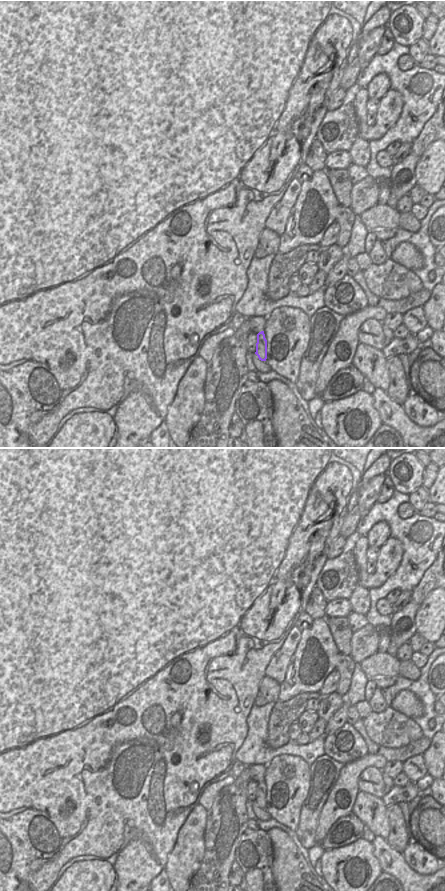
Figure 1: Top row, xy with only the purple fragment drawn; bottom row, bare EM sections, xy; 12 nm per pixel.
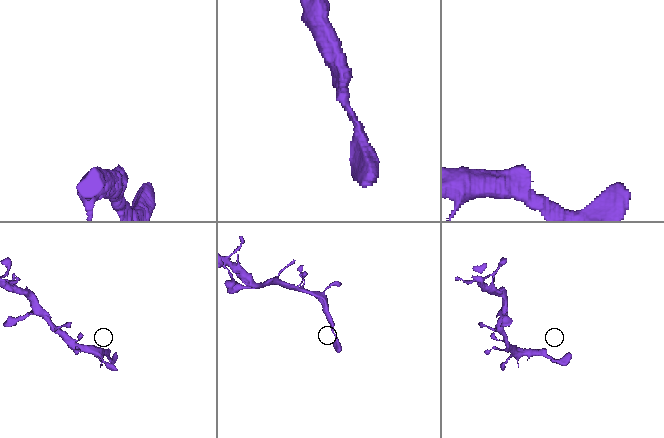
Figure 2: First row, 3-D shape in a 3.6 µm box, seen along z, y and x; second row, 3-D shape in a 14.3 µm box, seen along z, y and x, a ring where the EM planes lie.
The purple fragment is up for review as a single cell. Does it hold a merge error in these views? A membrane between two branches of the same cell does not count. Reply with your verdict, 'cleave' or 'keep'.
keep

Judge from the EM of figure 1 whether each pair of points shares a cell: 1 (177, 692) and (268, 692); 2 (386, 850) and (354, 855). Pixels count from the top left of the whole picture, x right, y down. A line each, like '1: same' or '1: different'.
1: different
2: different

